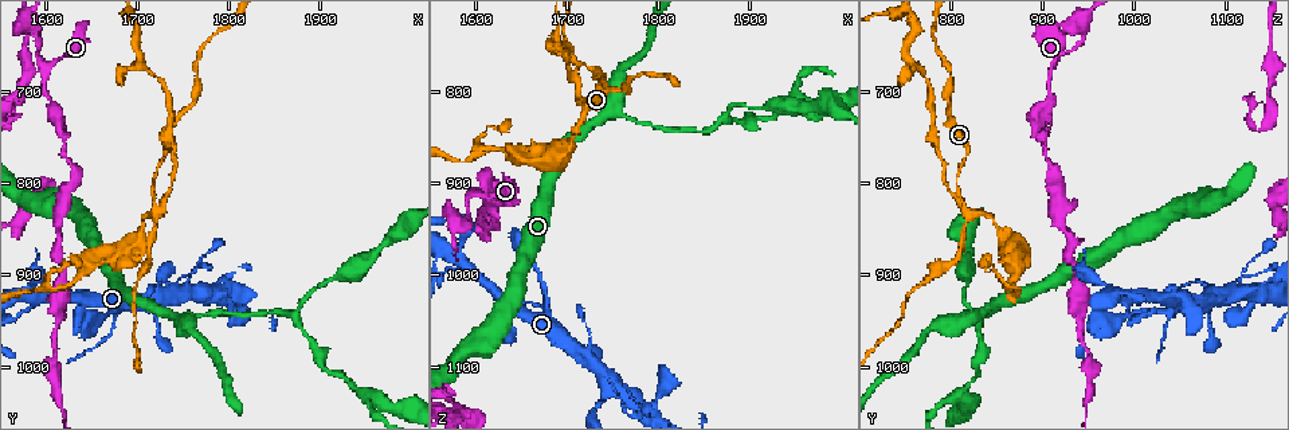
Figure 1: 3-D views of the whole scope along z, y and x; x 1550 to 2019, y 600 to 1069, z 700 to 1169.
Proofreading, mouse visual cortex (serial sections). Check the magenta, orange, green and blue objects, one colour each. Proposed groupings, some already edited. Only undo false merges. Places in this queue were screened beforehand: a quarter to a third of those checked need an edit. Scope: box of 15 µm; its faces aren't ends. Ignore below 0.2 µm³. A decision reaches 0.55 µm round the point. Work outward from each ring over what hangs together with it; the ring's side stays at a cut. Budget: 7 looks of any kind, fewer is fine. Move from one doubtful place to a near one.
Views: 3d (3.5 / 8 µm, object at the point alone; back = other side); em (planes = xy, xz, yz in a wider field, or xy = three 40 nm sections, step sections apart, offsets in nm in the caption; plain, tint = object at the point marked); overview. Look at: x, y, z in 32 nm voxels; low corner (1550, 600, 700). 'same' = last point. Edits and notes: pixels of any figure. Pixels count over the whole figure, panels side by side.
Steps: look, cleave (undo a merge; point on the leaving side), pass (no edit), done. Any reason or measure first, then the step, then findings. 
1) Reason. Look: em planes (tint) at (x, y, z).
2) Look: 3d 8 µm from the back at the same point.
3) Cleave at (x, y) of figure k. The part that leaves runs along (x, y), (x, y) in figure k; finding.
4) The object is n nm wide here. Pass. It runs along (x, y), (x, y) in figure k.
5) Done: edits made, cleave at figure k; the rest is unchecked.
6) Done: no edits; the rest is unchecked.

Sudden change in width. Look: 3d 3.5 µm at (1745, 915, 1125).

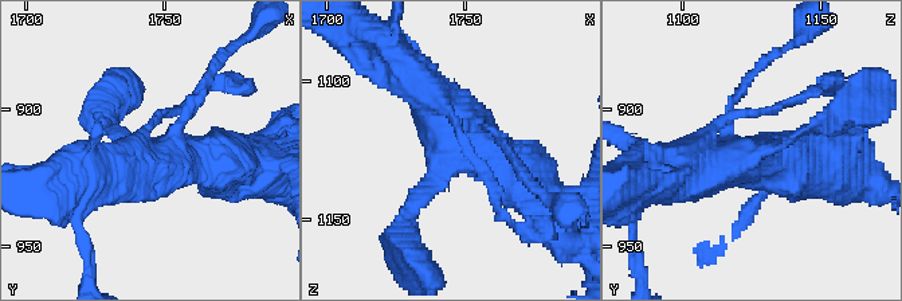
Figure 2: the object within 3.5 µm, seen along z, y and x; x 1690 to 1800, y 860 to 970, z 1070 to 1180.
Need the tissue. Look: em xy step 1 (tint) at (1745, 916, 1121).

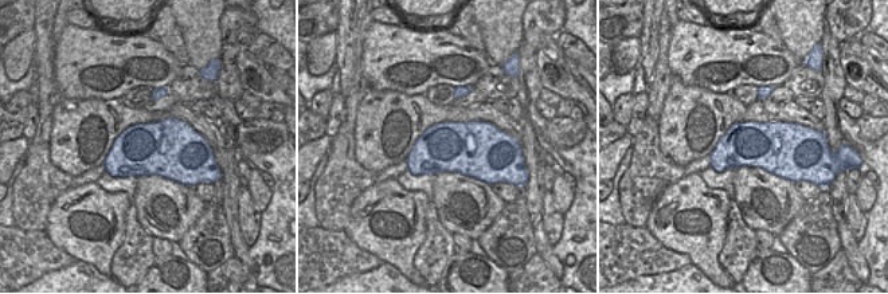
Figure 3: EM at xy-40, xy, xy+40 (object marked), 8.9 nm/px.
Pass. All the same cell.

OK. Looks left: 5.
Four arms meet. Look: 3d 3.5 µm at (1720, 825, 815).

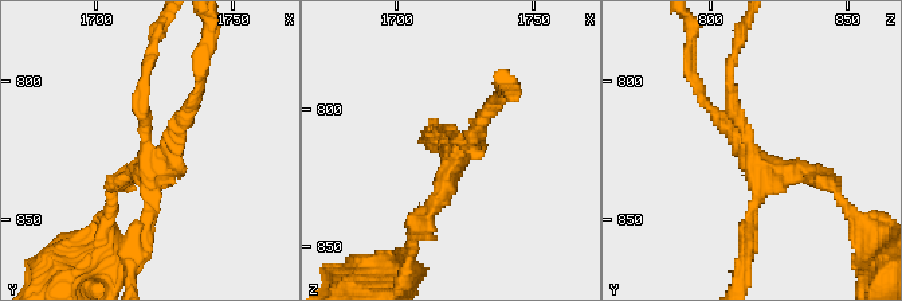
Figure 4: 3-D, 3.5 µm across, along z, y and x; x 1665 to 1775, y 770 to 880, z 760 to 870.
4 arms meet here; the arms are 150, 150, 150, 250 nm wide. Look: em xy step 2 (tint) at (1719, 823, 814).

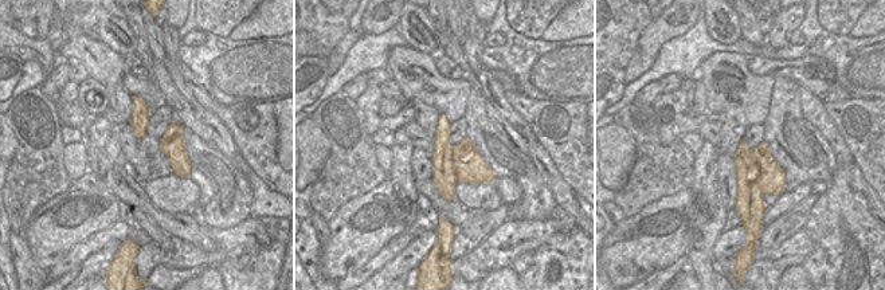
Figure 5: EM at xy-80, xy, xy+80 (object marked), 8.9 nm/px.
Cleave at (112, 188) of figure 4. A border runs along (751, 149), (764, 194) in figure 5; a second cell is stuck on.

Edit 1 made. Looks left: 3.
See it whole again. Look: overview.

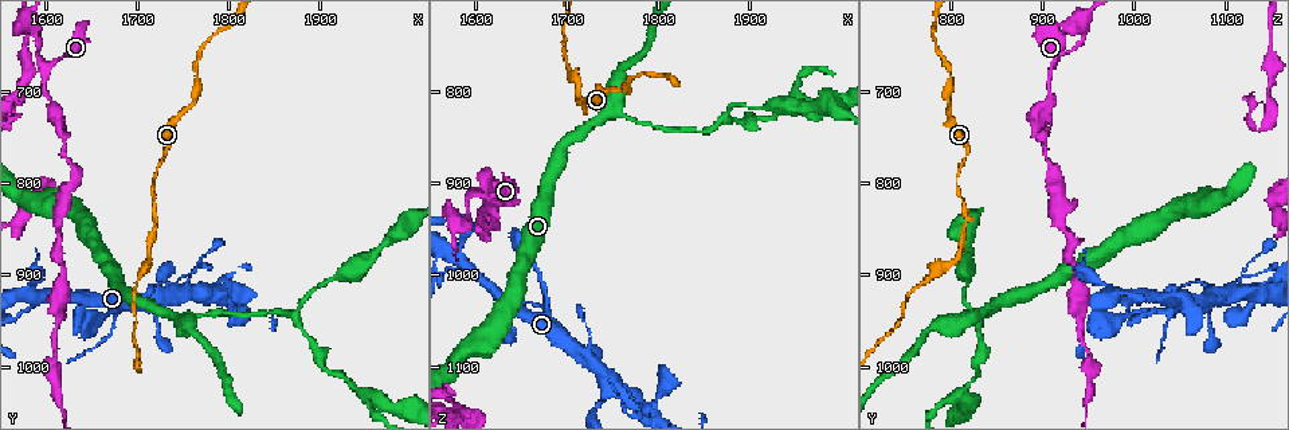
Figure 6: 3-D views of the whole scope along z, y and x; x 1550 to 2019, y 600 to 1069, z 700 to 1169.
Look: 3d 3.5 µm at (1700, 910, 770).

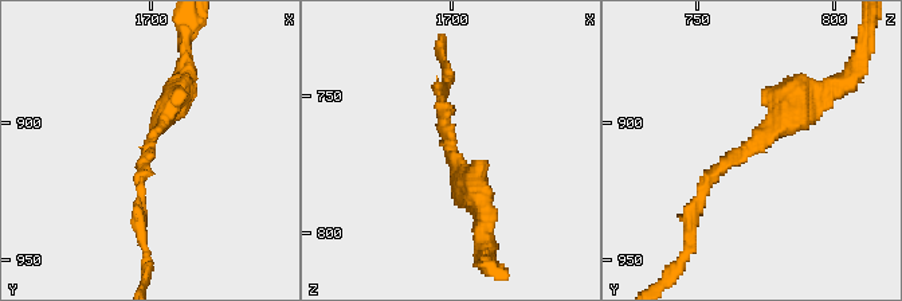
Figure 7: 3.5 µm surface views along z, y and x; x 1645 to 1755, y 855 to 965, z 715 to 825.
The arms are 150, 300 nm wide. Look: em xy step 1 (tint) at (1700, 906, 772).

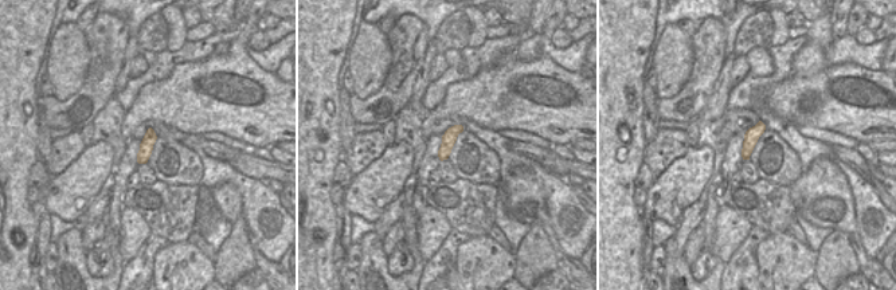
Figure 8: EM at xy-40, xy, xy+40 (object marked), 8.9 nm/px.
Pass. It runs along (818, 92), (712, 174), (698, 203) in figure 7; continuous, no second cell.

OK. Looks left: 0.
Done: edits made, cleave at figure 4; the rest is unchecked.

